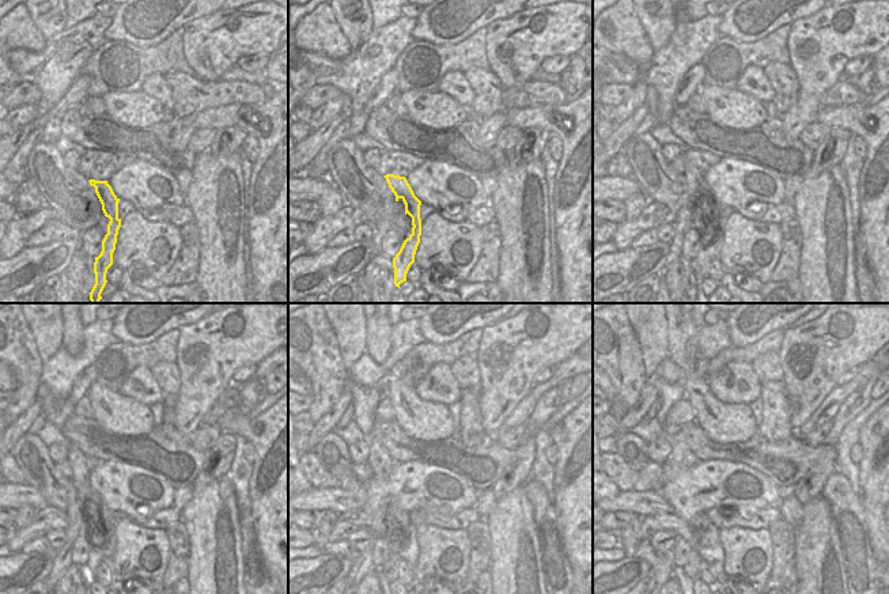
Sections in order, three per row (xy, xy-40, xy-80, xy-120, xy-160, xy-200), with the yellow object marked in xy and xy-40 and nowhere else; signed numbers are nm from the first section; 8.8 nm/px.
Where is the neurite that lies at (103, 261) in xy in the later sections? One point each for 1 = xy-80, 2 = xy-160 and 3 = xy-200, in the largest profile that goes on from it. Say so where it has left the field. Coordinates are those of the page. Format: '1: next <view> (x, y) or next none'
1: next xy-80 (696, 182)
2: next xy-160 (379, 460)
3: next xy-200 (681, 453)

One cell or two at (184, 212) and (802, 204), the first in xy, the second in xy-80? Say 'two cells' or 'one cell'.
two cells

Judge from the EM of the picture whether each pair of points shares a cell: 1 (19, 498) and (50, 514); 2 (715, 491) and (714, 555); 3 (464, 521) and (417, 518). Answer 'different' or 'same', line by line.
1: different
2: different
3: same

